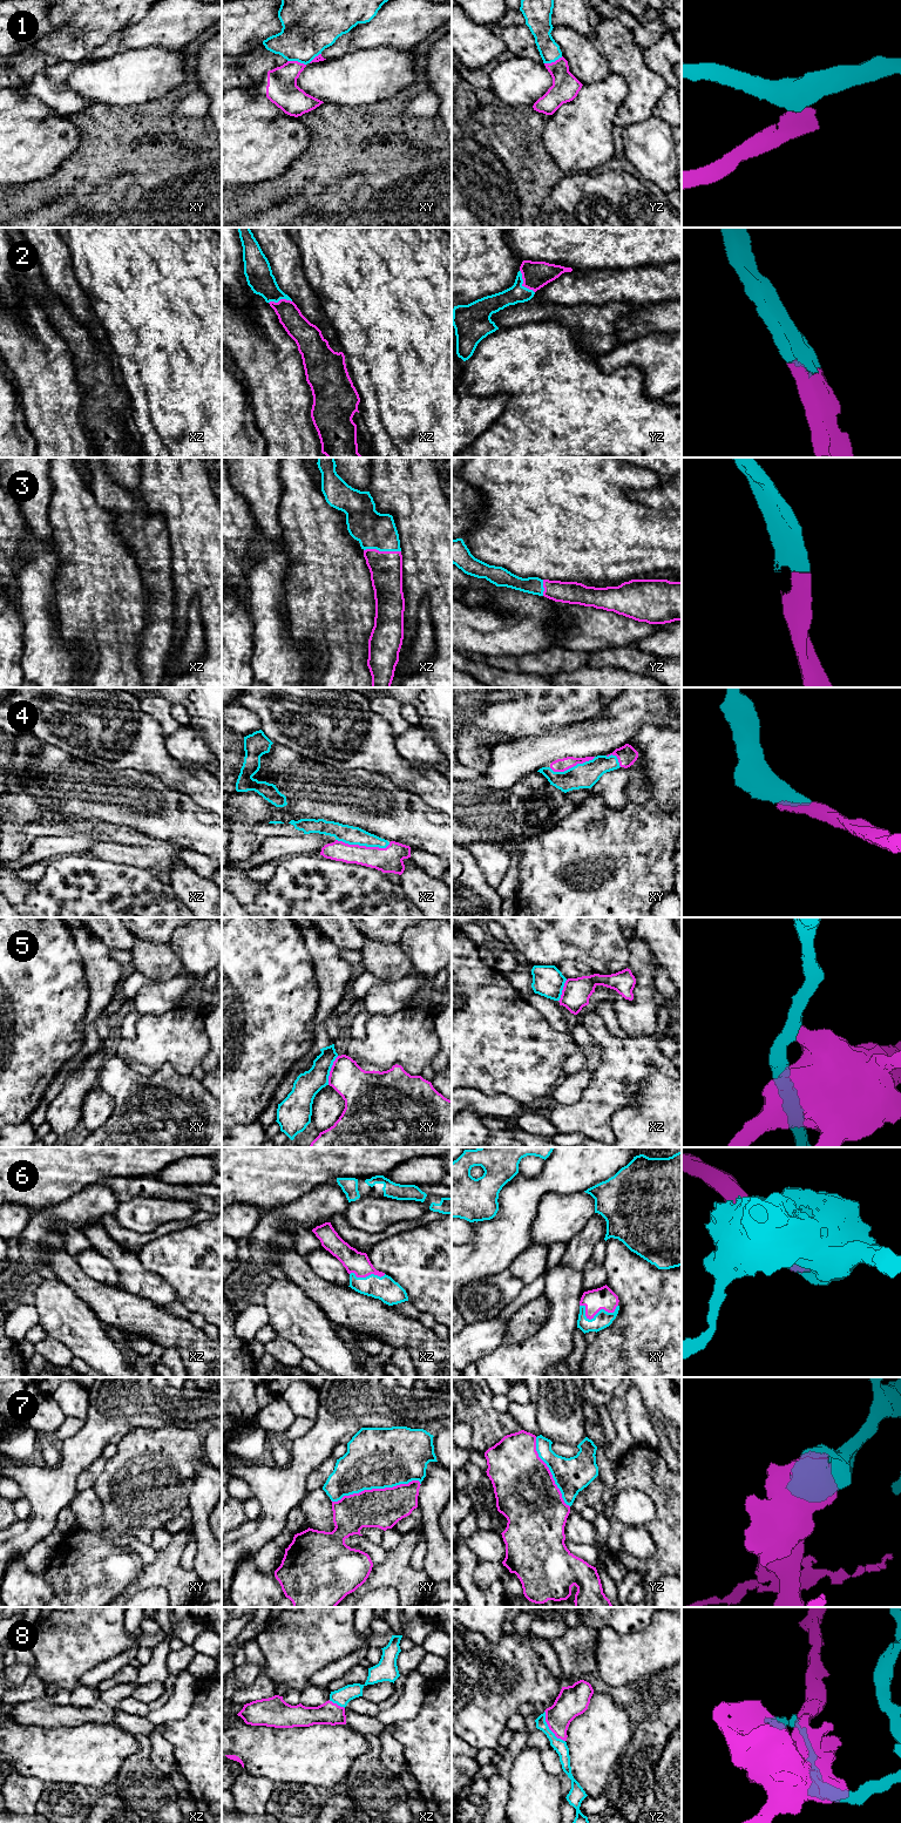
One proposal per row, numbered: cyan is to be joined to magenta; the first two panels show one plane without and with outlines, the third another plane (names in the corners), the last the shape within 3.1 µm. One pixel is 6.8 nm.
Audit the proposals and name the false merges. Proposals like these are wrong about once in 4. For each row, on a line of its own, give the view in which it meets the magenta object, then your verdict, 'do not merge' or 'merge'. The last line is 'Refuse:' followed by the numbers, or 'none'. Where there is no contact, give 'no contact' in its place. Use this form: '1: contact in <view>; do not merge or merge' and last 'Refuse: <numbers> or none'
1: contact in xy; do not merge
2: contact in yz; merge
3: contact in xz; merge
4: contact in xz; merge
5: contact in xy; do not merge
6: contact in xy; merge
7: contact in xy; merge
8: contact in yz; do not merge
Refuse: 1, 5, 8

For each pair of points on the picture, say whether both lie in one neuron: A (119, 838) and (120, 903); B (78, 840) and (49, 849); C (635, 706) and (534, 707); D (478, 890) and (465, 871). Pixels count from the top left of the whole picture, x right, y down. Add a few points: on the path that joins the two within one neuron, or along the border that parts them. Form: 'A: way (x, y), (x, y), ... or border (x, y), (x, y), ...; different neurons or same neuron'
A: border (93, 855), (100, 859), (140, 866), (146, 869); different neurons
B: way (70, 845), (56, 846); same neuron
C: border (610, 713), (583, 720); different neurons
D: way (473, 886), (465, 875); same neuron

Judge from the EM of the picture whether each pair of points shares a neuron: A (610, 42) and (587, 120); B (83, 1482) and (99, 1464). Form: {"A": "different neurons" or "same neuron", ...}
{"A": "different neurons", "B": "same neuron"}

